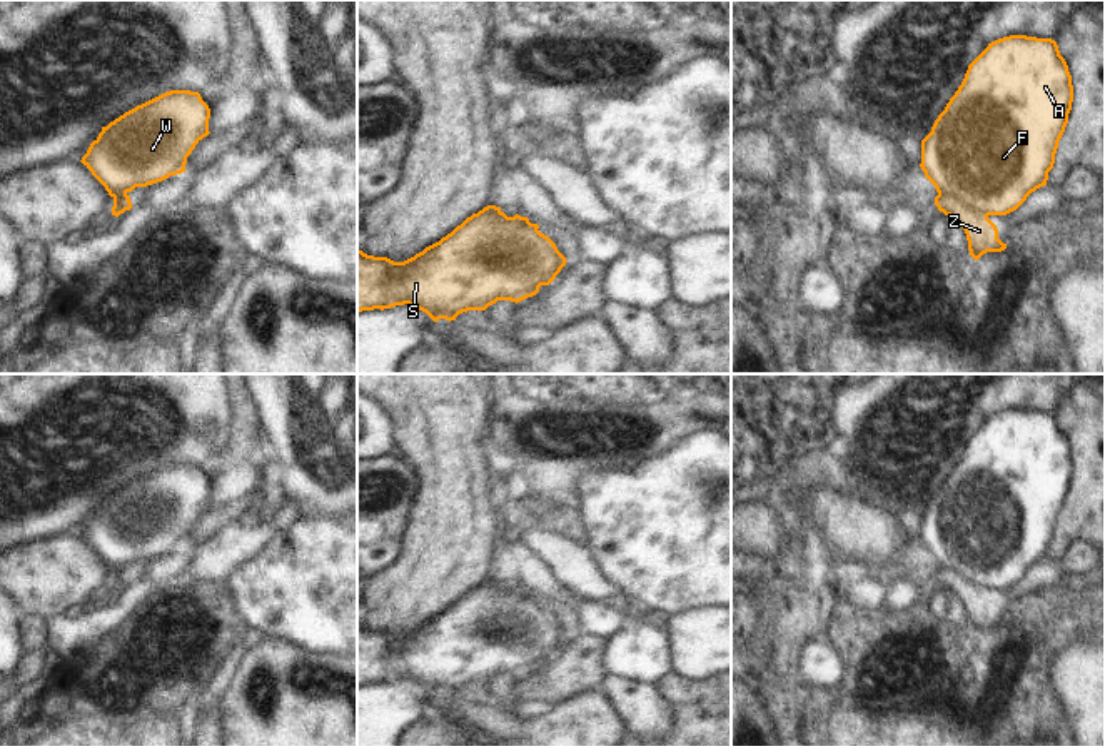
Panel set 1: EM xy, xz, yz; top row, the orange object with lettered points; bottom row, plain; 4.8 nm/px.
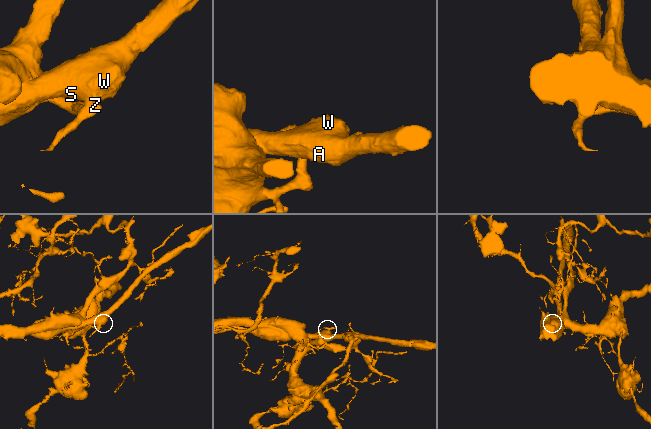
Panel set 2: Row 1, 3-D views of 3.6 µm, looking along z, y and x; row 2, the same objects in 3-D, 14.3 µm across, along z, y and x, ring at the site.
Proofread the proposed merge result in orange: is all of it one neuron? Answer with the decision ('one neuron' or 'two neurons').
two neurons

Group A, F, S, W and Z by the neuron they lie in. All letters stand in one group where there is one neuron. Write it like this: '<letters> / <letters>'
A F S W / Z

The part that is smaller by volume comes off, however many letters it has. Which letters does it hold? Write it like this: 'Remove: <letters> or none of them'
Remove: A, F, S, W

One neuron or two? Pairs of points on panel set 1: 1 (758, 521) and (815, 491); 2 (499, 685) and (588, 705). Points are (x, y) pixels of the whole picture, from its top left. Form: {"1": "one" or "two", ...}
{"1": "one", "2": "two"}

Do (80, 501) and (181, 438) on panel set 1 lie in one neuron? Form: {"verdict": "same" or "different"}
{"verdict": "same"}

